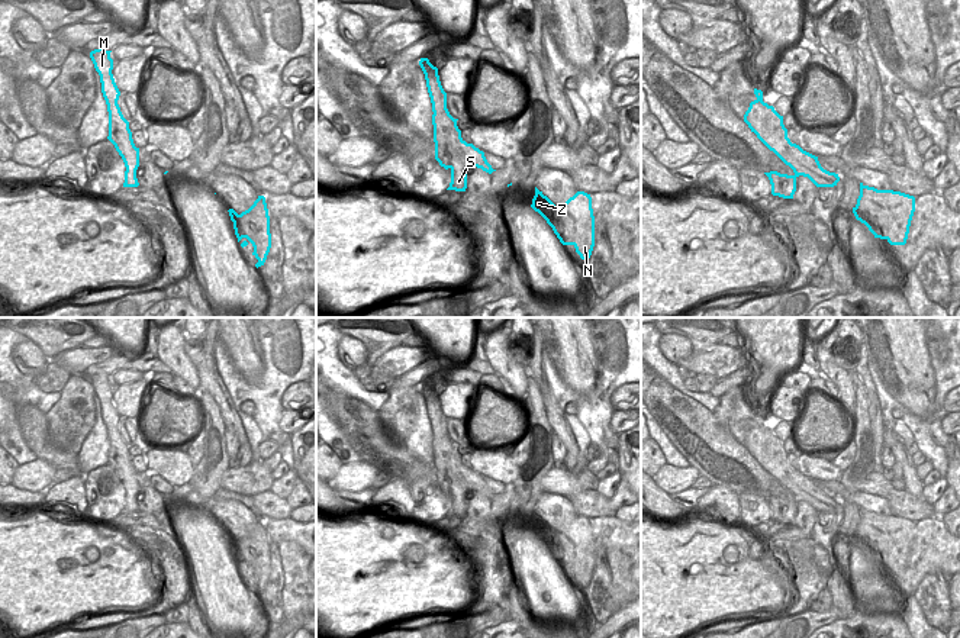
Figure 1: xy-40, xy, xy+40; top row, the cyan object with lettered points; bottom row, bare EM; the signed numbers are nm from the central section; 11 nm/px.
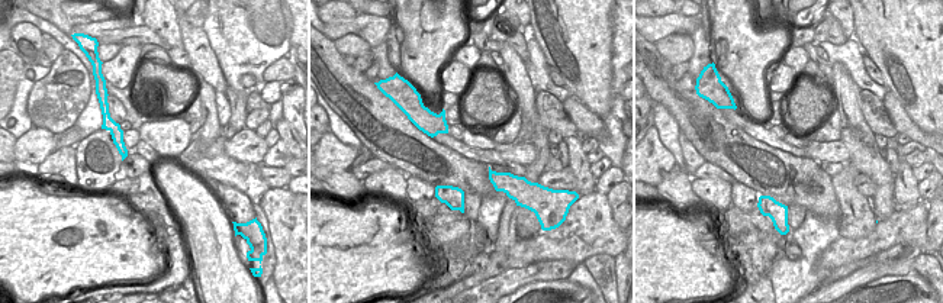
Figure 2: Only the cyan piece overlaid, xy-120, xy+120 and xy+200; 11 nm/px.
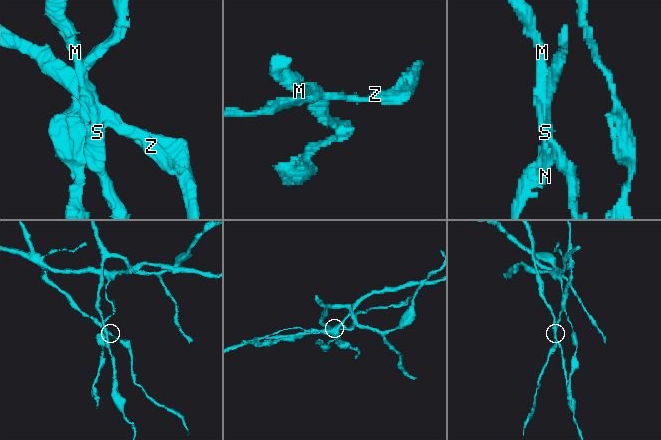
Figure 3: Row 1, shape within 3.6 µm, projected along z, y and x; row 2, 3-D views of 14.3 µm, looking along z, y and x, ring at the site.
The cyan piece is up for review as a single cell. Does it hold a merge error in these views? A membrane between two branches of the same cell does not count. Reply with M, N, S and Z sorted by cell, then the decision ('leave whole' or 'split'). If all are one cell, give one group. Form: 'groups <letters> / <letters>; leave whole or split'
groups M S / N Z; split

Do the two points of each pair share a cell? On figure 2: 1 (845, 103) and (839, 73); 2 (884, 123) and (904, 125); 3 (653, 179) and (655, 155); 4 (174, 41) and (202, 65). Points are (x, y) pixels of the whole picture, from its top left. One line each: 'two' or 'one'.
1: one
2: two
3: one
4: two

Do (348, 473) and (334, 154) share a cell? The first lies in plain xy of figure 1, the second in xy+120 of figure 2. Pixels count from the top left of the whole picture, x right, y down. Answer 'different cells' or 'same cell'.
same cell

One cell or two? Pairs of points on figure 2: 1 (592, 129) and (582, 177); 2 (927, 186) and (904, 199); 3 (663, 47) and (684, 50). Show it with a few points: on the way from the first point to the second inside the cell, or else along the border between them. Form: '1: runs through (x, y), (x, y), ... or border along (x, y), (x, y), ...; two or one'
1: border along (562, 108), (578, 129); two
2: border along (917, 183), (921, 200); two
3: runs through (668, 47), (679, 48); one

